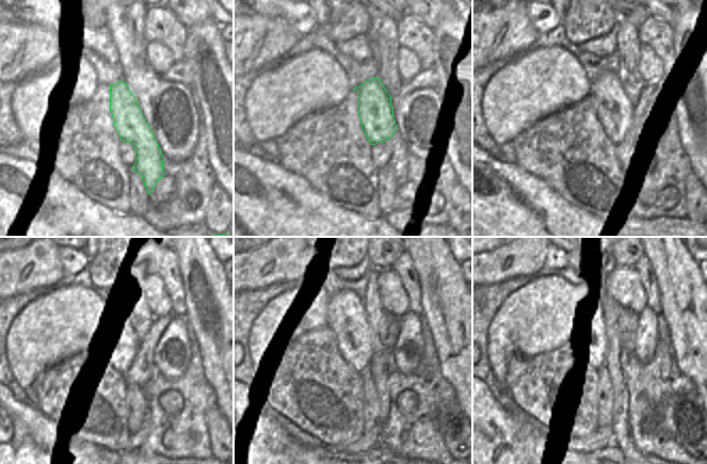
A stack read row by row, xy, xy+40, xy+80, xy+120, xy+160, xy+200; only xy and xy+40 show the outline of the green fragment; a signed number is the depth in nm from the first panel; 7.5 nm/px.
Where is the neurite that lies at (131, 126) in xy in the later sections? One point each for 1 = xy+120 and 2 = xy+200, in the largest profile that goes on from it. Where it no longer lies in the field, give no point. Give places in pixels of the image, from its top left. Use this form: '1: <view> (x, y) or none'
1: xy+120 (126, 337)
2: xy+200 (591, 320)

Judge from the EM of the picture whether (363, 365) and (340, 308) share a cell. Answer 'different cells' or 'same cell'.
same cell

